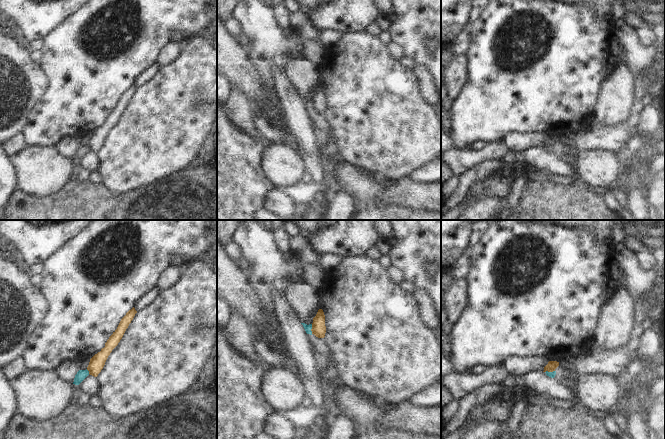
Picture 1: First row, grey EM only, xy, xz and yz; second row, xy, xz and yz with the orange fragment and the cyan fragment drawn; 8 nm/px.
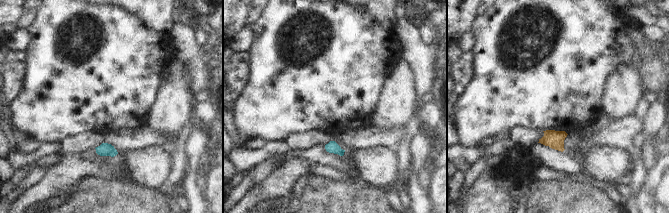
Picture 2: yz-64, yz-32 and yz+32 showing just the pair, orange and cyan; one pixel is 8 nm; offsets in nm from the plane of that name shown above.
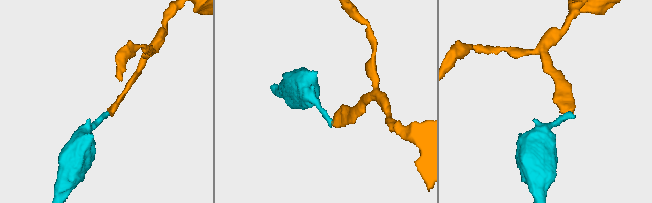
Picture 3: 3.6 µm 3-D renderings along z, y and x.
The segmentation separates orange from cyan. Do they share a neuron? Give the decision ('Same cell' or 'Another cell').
Another cell.

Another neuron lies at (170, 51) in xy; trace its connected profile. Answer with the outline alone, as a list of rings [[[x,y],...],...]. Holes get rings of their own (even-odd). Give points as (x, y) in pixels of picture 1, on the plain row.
[[[174,38],[165,44],[162,51],[159,53],[157,62],[160,66],[170,64],[178,56],[180,52],[182,39]]]

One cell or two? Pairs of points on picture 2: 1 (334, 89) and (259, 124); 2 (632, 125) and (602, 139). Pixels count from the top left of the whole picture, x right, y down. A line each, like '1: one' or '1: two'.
1: one
2: one

